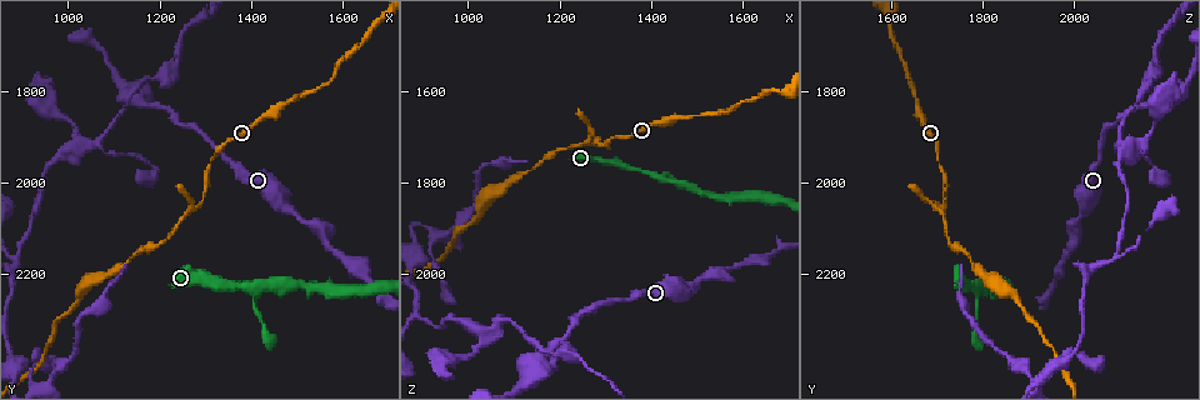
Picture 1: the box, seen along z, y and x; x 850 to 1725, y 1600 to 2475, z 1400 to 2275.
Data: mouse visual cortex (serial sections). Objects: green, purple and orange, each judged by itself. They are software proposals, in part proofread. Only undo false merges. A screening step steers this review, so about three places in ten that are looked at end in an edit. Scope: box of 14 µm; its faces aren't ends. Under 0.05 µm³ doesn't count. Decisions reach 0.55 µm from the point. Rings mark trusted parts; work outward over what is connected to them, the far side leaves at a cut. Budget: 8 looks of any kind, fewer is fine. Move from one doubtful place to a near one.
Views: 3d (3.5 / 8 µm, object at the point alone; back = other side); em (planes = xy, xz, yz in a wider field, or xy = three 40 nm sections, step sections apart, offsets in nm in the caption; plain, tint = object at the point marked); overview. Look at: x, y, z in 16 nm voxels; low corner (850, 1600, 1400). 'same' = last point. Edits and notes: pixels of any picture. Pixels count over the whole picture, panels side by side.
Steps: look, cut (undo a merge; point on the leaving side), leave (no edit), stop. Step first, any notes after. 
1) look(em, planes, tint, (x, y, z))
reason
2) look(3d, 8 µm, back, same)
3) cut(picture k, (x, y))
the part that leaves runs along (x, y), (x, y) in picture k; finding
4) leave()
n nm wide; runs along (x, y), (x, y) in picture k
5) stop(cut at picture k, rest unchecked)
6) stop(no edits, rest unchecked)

look(3d, 3.5 µm, (1295, 2045, 1720))
arms part here

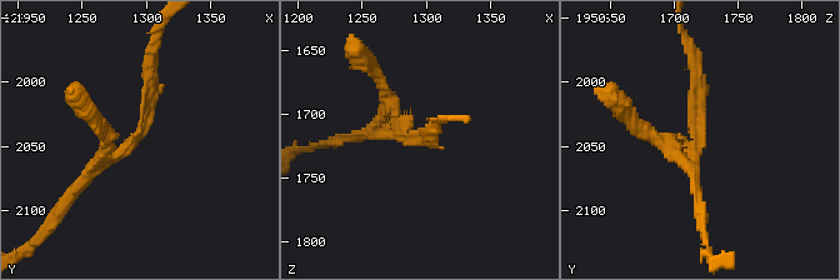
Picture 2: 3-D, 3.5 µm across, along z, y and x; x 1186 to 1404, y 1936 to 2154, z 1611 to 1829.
look(em, xy, step 3, tint, (1290, 2048, 1720))
now the EM

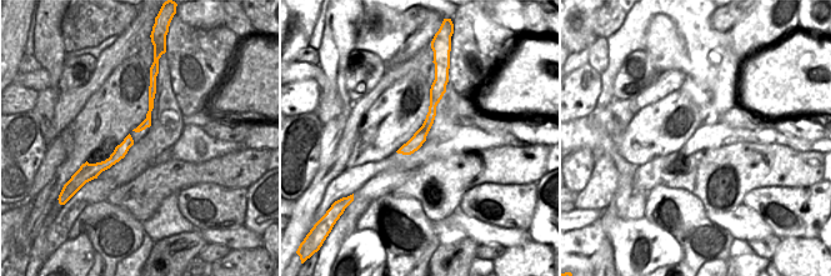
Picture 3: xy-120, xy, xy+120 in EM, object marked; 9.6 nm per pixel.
leave()
runs along (440, 89), (425, 129), (403, 150) in picture 3; all the same cell

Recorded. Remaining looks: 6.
look(3d, 3.5 µm, (1415, 2225, 1785))

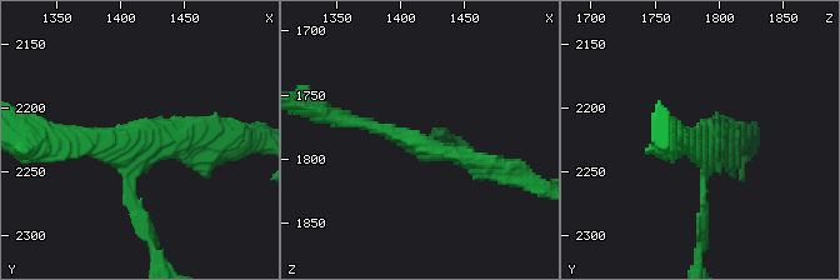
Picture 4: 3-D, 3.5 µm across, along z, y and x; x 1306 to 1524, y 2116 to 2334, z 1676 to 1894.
look(em, xy, step 5, tint, (1412, 2226, 1788))
3 arms; arms of 100, 150, 250 nm; shape alone is not enough

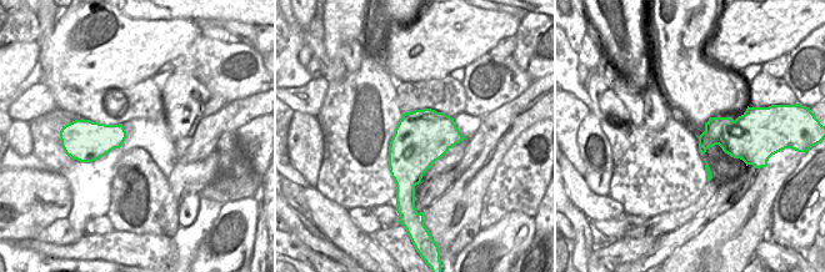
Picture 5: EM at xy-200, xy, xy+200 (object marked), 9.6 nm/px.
leave()
runs along (335, 115), (496, 170) in picture 4; one cell here

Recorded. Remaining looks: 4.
look(3d, 3.5 µm, (1530, 2230, 1825))
thin neck

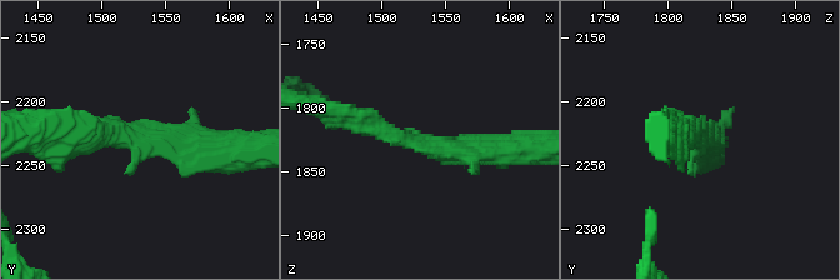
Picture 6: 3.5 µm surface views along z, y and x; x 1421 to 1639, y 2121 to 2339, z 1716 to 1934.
look(em, xy, step 3, tint, (1534, 2226, 1828))

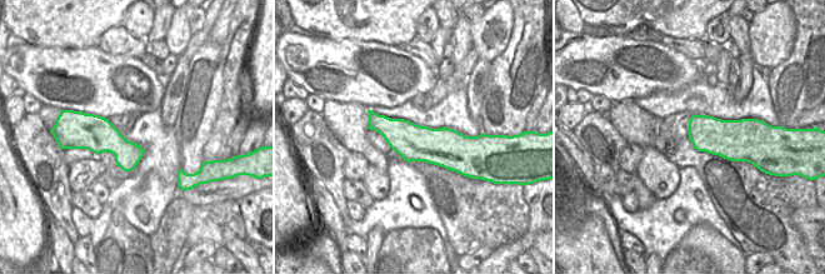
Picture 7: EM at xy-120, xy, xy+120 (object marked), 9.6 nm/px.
look(em, planes, tint, same)
another direction

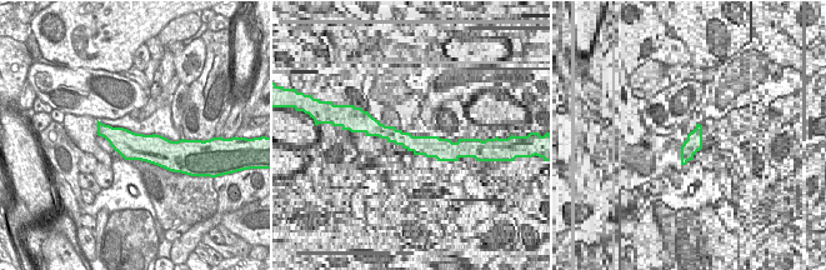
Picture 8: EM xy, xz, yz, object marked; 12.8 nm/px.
leave()
continuous, no second cell

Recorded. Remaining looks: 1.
stop(no edits, rest unchecked)

